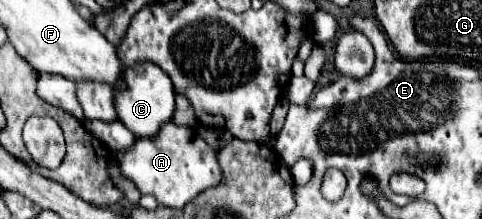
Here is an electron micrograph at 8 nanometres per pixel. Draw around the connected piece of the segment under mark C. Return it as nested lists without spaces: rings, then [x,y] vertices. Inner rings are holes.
[[[141,61],[129,69],[125,69],[125,93],[117,95],[117,111],[121,123],[135,135],[135,137],[155,137],[163,123],[169,123],[175,113],[175,91],[169,77],[157,65],[149,61]]]

